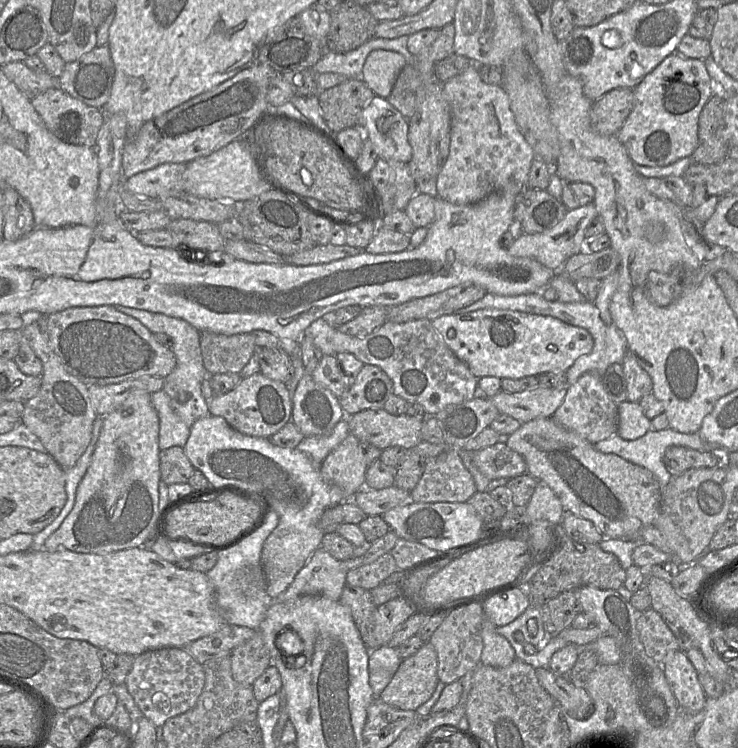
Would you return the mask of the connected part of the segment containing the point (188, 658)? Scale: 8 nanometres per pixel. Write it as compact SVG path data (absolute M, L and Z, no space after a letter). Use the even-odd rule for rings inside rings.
M165 647L134 656L133 667L124 684L143 717L154 726L162 727L168 719L181 715L195 706L205 684L205 671L203 664L197 662L185 649Z

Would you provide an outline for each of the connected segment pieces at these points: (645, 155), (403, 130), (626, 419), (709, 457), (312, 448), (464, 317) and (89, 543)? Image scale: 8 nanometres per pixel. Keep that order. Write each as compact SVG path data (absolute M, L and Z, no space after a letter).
M675 52L632 90L634 107L617 134L632 162L664 167L690 157L698 145L699 115L717 90L704 61L685 58Z
M374 95L362 111L358 128L366 130L378 158L406 164L411 160L408 121L387 99Z
M623 401L618 405L617 435L625 440L638 439L652 429L651 421L645 416L640 402Z
M671 446L664 454L664 464L672 476L690 469L711 468L719 465L719 451L699 451L684 446Z
M348 418L336 424L327 436L303 437L296 447L305 453L316 465L321 465L327 455L334 450L349 434Z
M488 308L488 309L480 309L480 310L475 310L466 313L456 312L456 313L442 315L438 318L435 318L431 321L431 323L433 327L436 329L436 331L443 338L448 348L453 352L453 354L460 361L464 362L469 368L470 372L477 378L492 376L500 379L504 379L504 378L520 379L527 376L537 376L541 373L547 373L547 372L564 374L580 356L591 353L594 347L594 340L592 335L584 328L567 324L551 316L527 314L519 311Z
M134 391L120 406L115 408L106 416L99 418L103 419L103 426L96 443L90 465L77 487L74 506L68 516L63 520L60 527L46 539L42 547L44 550L56 551L58 549L68 549L70 551L80 553L108 553L144 546L150 536L153 535L153 537L155 537L159 531L161 518L163 515L162 508L160 509L159 507L159 482L161 480L159 461L159 417L152 405L151 393L147 391Z

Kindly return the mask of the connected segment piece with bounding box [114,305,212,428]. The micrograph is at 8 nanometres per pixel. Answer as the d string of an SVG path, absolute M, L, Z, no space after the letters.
M114 305L115 309L139 322L141 322L152 333L165 333L173 340L172 351L176 357L176 366L173 371L164 378L163 390L170 399L170 405L174 412L187 424L191 426L202 417L211 415L208 409L208 400L203 396L201 387L205 378L210 379L212 375L205 369L201 355L200 332L188 322L167 316L162 313L154 313L135 308Z

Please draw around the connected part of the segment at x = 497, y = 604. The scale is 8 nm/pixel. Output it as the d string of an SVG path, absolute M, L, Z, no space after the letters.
M520 587L490 597L482 607L488 620L496 626L505 626L521 616L530 605L527 592Z

